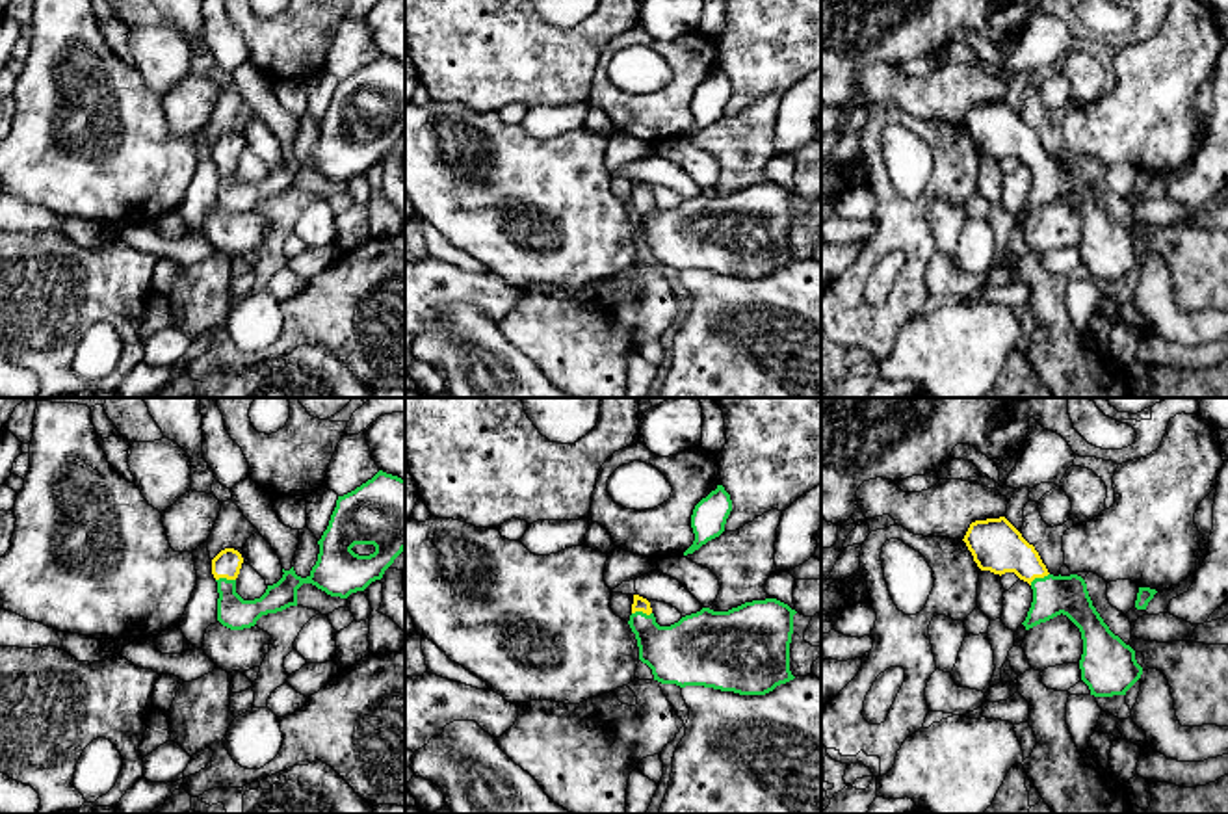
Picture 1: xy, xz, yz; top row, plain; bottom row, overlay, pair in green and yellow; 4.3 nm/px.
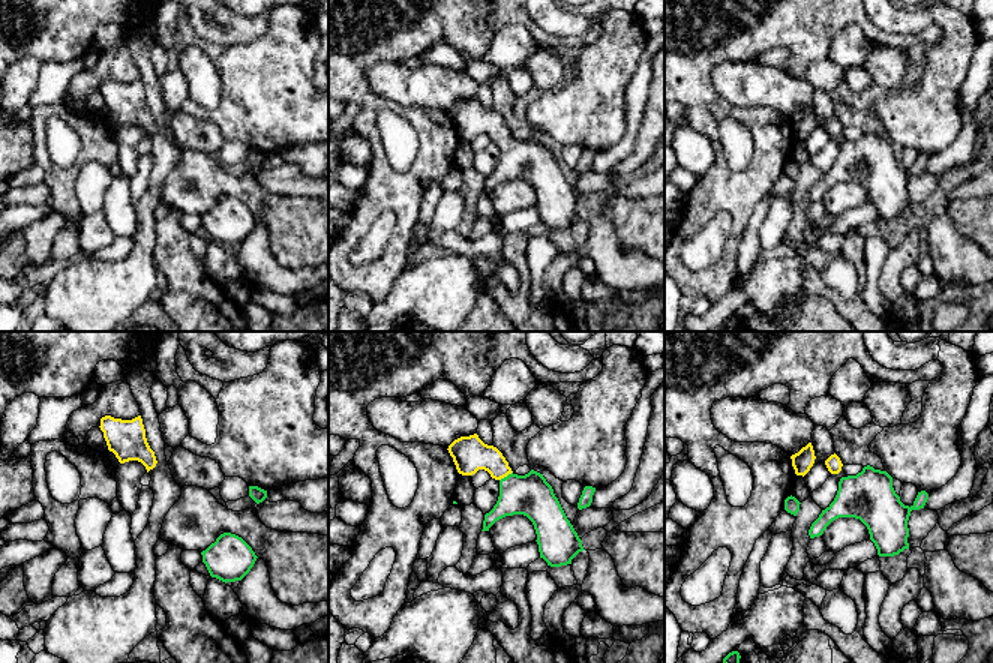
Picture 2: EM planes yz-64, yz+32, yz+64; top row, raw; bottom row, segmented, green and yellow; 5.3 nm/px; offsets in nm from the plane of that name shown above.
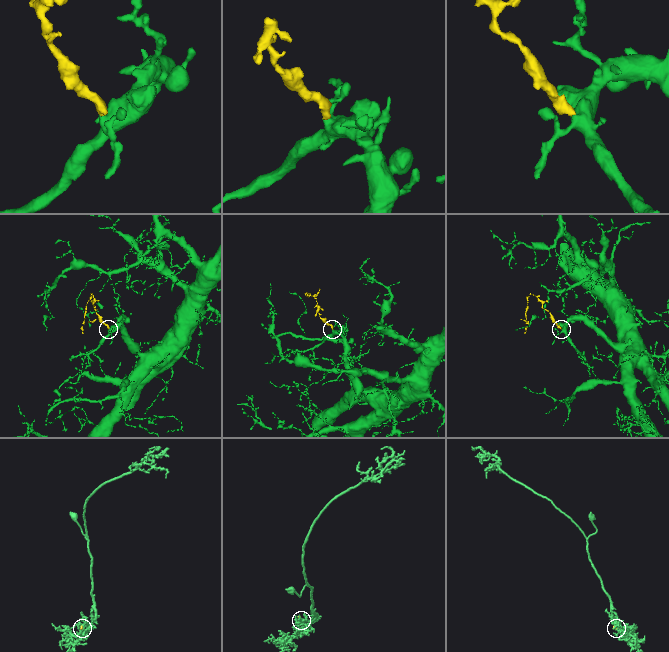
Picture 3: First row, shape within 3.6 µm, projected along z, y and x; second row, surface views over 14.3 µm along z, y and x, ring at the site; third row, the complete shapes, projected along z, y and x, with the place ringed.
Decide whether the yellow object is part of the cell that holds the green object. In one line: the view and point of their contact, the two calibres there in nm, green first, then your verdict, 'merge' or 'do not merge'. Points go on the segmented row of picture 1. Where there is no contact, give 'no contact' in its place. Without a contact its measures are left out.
contact yz (1039, 578); calibres 180 and 220 nm; merge

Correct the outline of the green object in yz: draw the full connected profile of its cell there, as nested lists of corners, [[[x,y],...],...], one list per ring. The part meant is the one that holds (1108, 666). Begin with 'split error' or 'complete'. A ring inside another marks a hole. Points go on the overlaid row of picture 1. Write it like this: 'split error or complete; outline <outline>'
split error; outline [[[986,519],[970,524],[964,539],[981,571],[1014,572],[1033,589],[1033,602],[1022,623],[1026,630],[1057,615],[1066,615],[1081,632],[1081,680],[1094,697],[1126,695],[1141,678],[1143,667],[1135,650],[1104,623],[1081,576],[1053,576],[1039,552],[1005,519]]]

